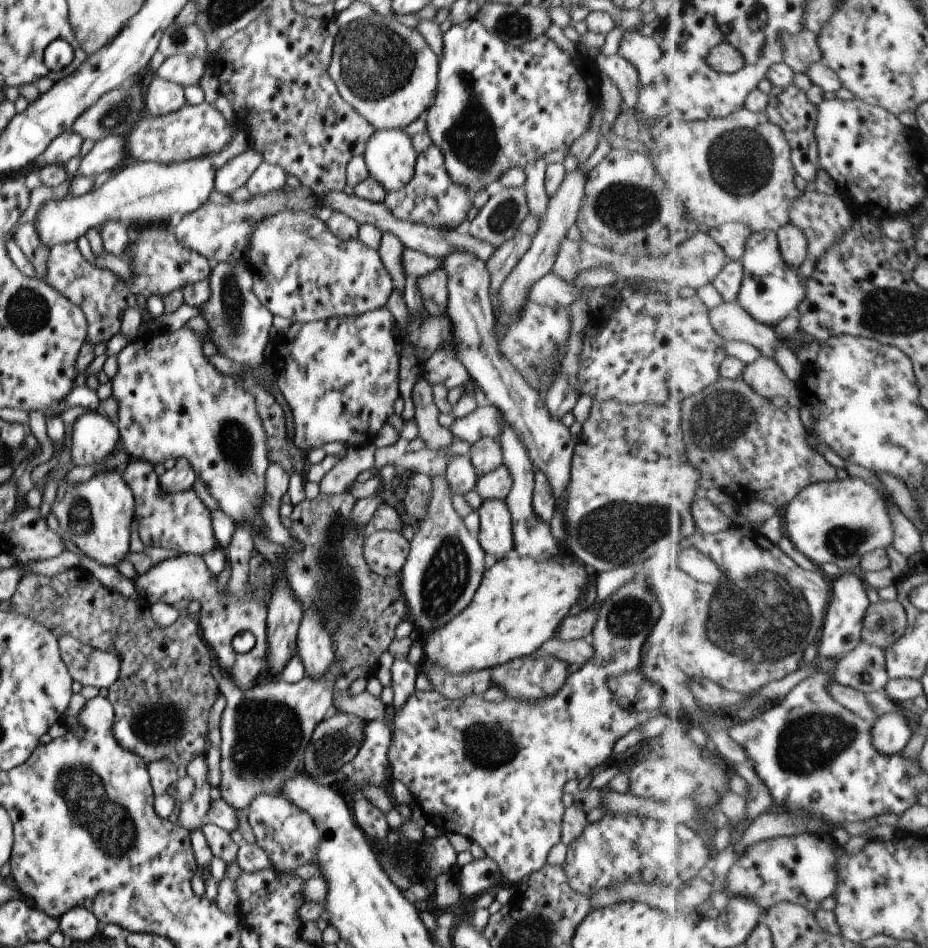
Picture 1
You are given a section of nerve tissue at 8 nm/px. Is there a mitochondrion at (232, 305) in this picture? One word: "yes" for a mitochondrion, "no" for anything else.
yes

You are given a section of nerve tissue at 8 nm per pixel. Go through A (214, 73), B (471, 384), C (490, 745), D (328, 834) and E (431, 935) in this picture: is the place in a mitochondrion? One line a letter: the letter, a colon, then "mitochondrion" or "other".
A: other
B: other
C: mitochondrion
D: other
E: other

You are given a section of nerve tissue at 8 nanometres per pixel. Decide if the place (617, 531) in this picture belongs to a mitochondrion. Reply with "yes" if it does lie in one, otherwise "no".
yes

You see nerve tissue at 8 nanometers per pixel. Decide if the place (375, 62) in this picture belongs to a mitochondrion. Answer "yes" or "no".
yes

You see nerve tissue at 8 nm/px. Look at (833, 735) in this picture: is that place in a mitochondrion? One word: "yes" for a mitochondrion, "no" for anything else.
yes

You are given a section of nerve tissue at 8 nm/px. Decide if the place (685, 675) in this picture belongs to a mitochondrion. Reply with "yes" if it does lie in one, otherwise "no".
no

